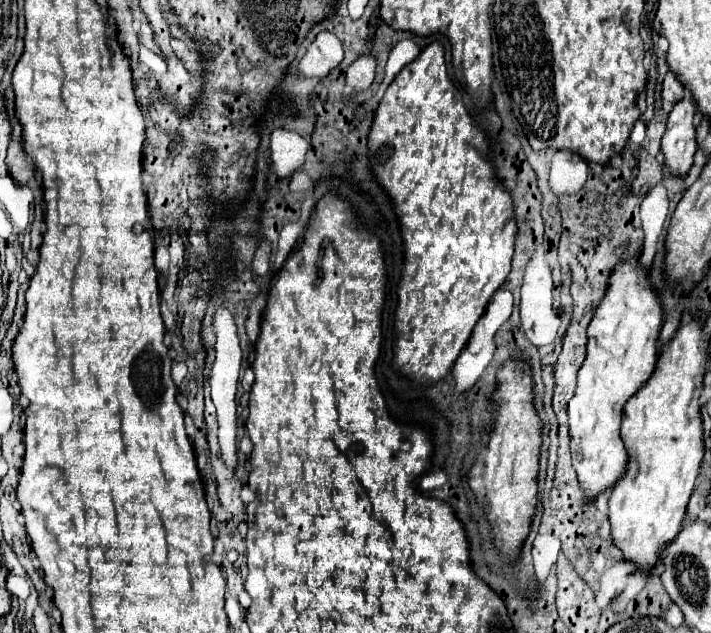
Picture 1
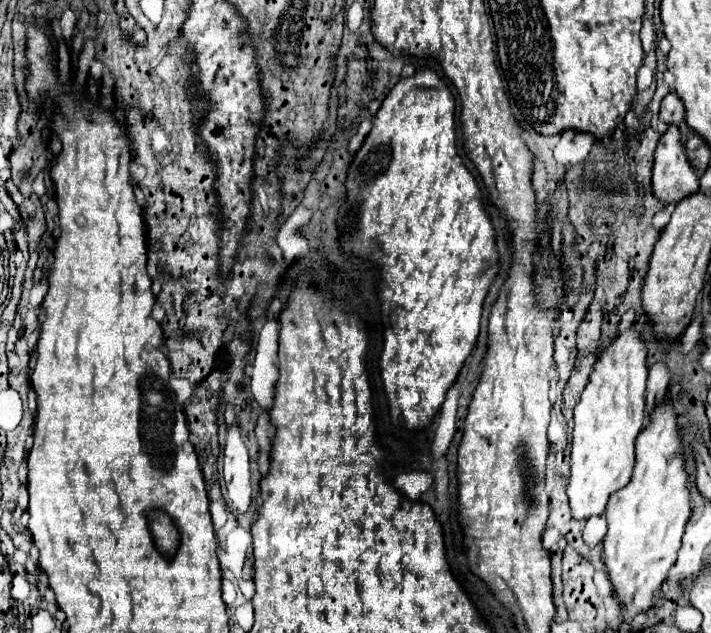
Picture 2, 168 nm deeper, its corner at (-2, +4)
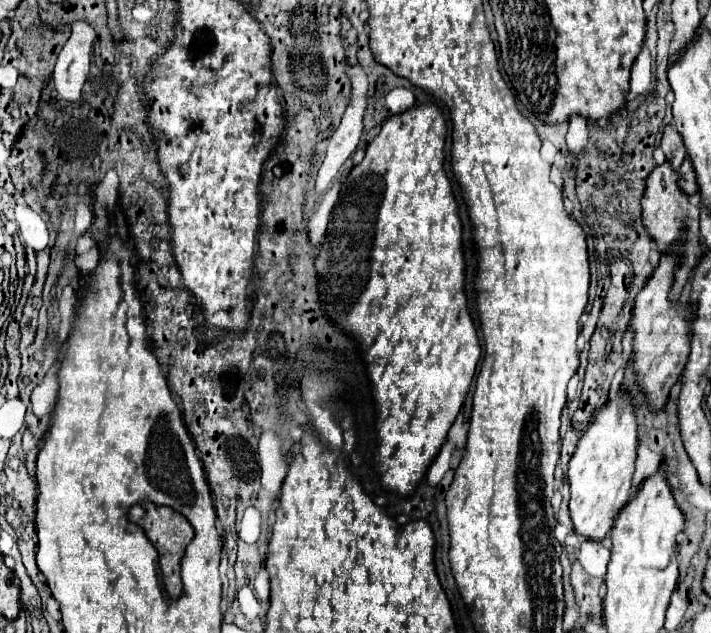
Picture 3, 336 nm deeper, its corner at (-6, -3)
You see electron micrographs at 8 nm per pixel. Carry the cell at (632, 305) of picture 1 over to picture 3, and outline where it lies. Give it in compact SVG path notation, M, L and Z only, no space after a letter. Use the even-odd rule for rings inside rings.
M618 392L614 402L604 404L598 412L594 412L592 422L578 442L578 448L568 466L568 482L570 482L570 518L574 524L574 532L602 542L614 526L618 512L628 502L628 490L634 474L636 462L636 418L634 408L626 394Z

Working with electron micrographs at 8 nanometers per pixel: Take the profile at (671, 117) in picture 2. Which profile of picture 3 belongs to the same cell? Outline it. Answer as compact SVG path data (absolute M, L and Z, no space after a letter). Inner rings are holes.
M666 126L664 134L662 134L662 140L660 140L660 148L662 148L666 160L672 164L672 170L678 172L682 160L686 158L686 148L684 148L684 144L682 144L680 134L676 132L676 128Z

